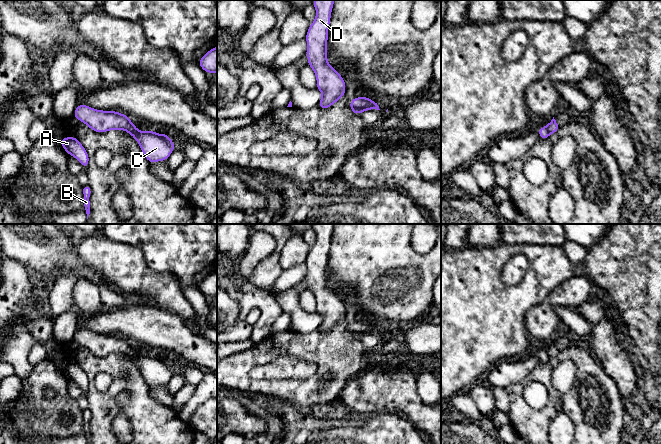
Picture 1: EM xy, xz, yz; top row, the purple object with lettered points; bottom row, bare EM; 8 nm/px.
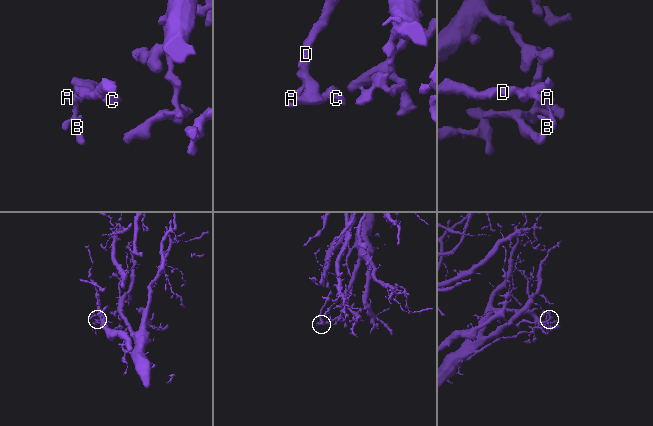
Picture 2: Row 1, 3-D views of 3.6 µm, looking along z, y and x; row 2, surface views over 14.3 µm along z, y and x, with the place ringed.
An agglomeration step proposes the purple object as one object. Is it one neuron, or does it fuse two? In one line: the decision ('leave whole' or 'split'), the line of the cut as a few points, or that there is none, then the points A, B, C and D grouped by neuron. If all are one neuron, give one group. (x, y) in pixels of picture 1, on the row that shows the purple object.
split; cut xy (138, 130), (128, 132); groups A B D / C

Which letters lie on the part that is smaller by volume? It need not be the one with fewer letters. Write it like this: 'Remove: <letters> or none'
Remove: C

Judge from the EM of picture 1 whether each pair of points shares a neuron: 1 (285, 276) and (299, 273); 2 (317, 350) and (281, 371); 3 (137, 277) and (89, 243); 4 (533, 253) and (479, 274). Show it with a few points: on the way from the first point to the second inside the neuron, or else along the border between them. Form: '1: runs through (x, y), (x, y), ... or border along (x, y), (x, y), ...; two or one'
1: runs through (288, 276), (296, 274); one
2: border along (279, 356), (311, 360), (316, 364), (317, 371); two
3: runs through (125, 268), (121, 264), (101, 255); one
4: runs through (520, 250), (504, 251), (492, 261); one

